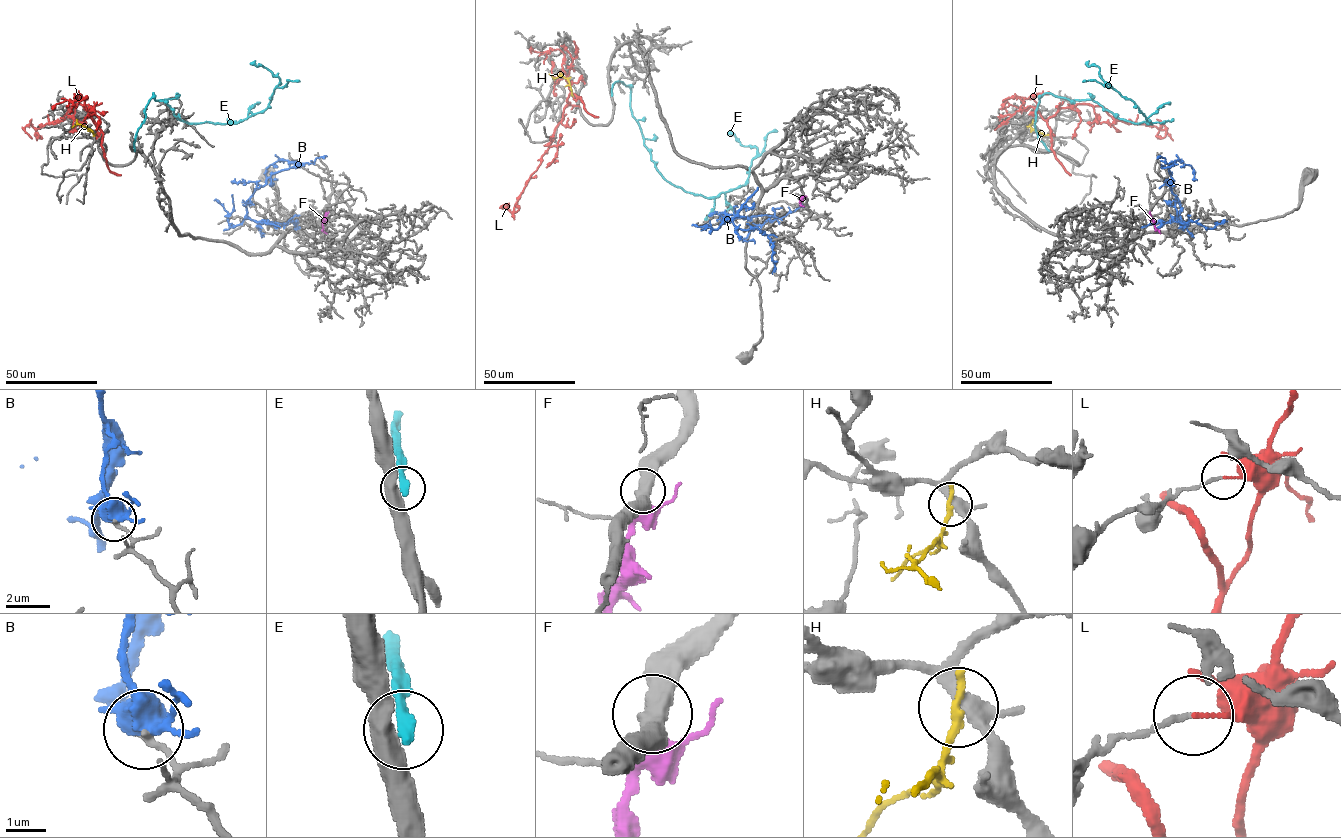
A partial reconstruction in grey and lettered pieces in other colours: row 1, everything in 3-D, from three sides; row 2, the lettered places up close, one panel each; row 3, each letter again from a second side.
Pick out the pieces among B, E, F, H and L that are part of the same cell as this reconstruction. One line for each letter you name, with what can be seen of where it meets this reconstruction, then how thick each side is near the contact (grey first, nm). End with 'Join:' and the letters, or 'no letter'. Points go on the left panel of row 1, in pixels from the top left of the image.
Join: no letter

